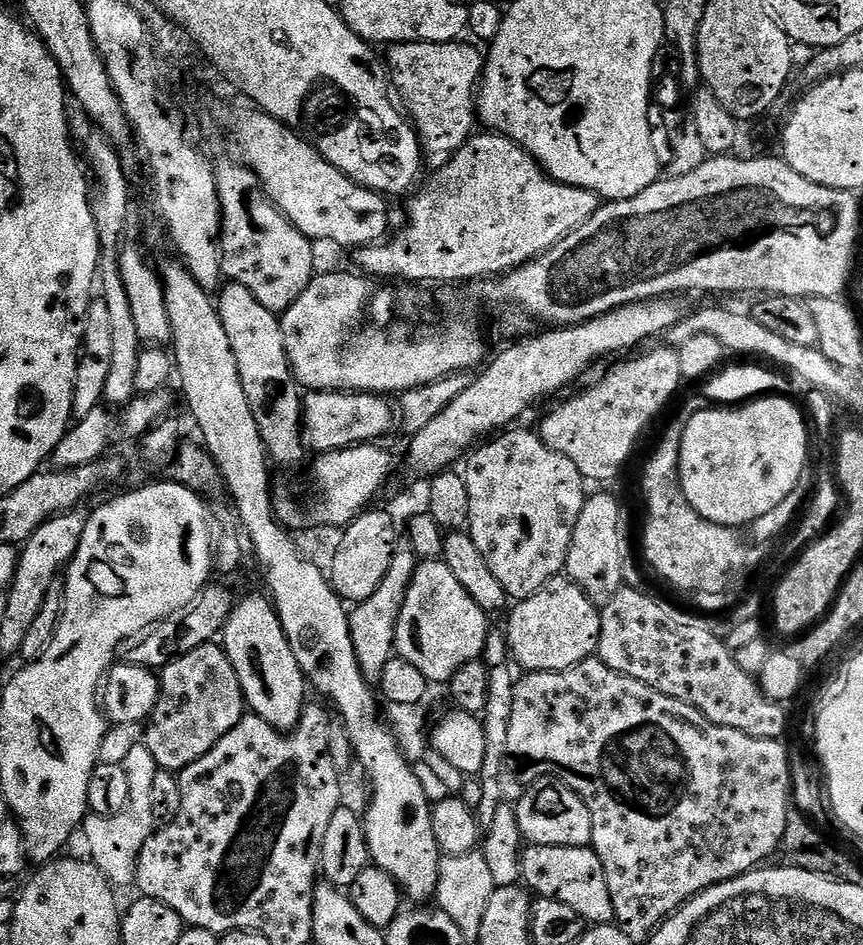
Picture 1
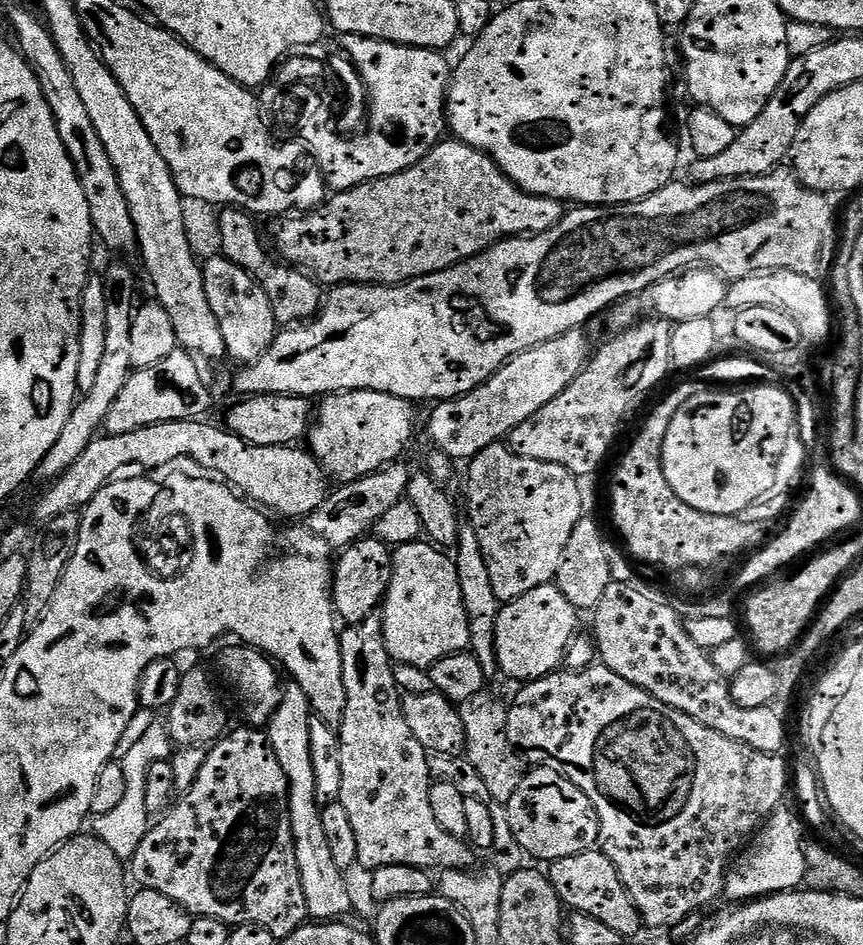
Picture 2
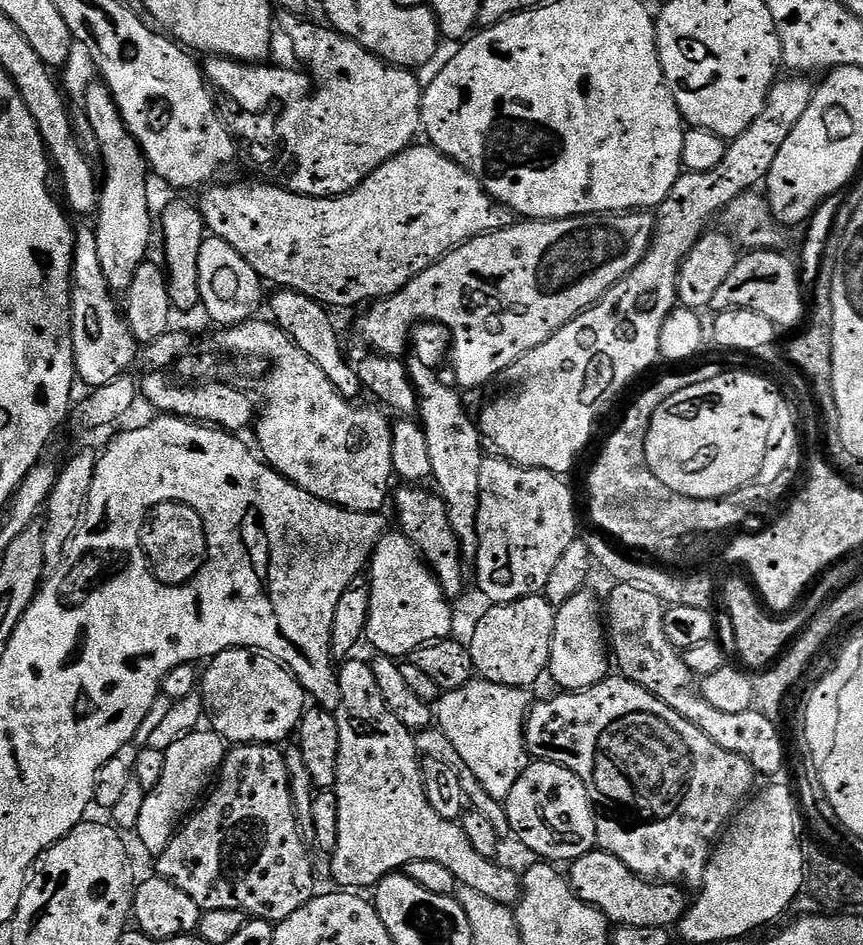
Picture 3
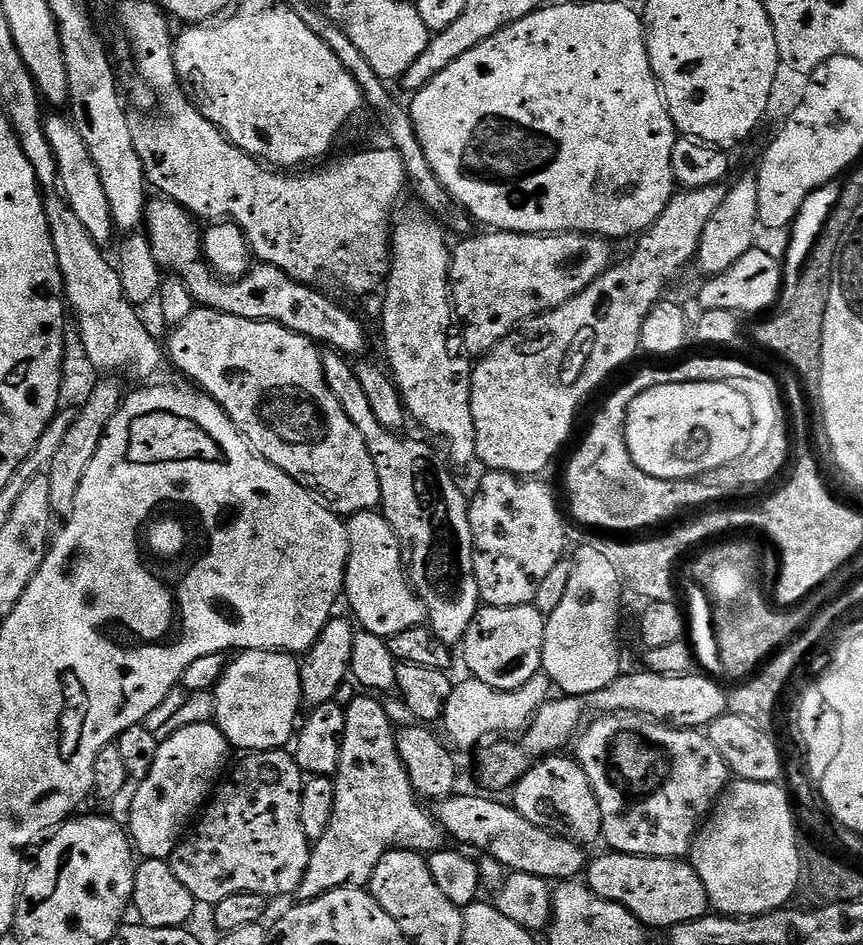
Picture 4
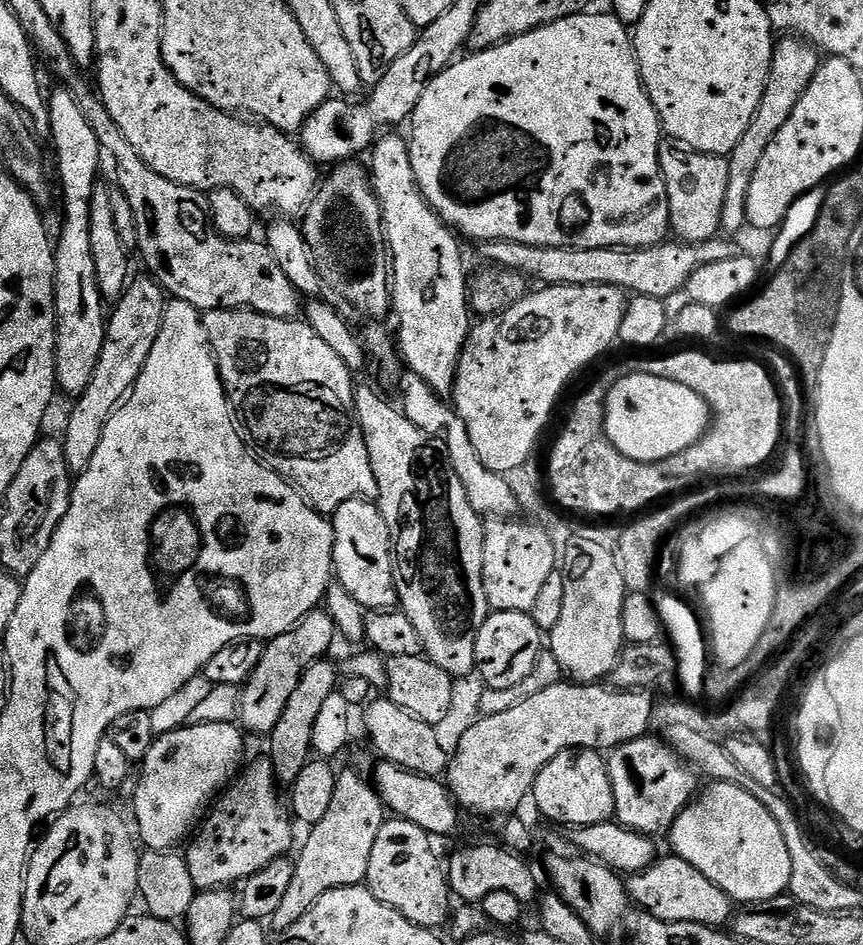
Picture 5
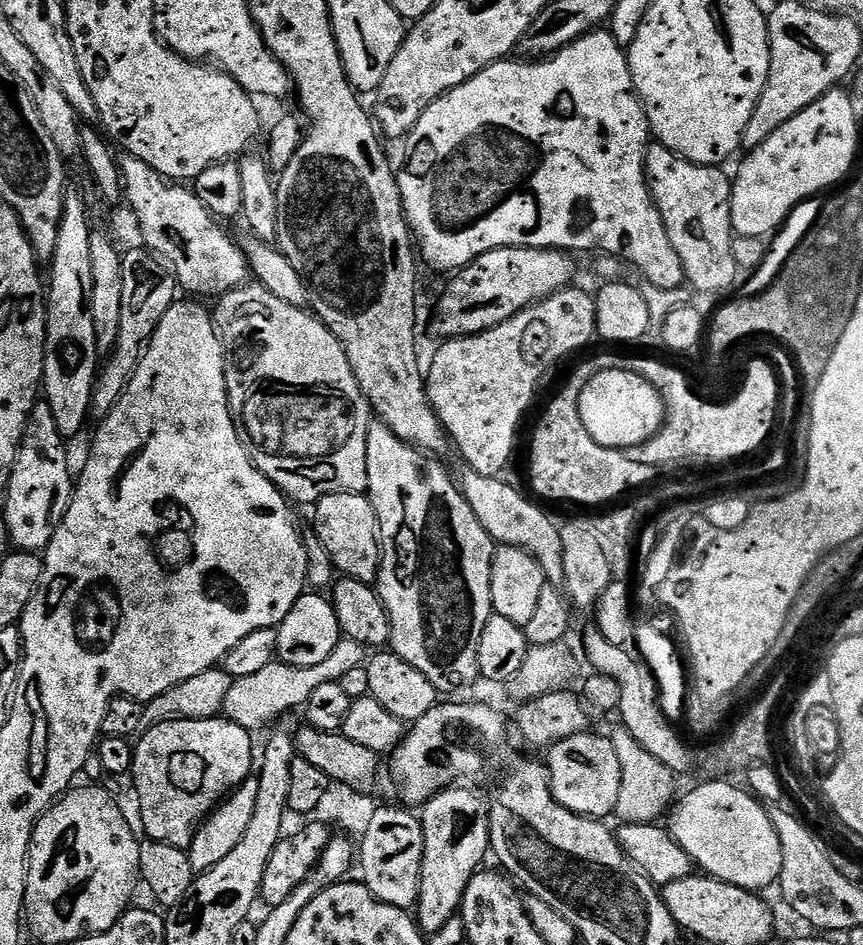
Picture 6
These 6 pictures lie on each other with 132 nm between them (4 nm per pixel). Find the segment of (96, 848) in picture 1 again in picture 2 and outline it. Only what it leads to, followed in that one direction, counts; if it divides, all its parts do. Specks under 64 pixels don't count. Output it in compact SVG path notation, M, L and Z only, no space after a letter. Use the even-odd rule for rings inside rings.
M157 722L135 743L126 758L119 761L126 774L126 794L122 797L122 802L118 802L118 806L110 810L110 814L102 814L91 821L91 831L97 840L110 846L110 850L114 850L114 854L122 862L131 861L134 850L138 850L138 842L146 838L150 827L150 813L146 810L146 770L150 770L154 762L171 760L173 755L174 745L168 733L167 723Z

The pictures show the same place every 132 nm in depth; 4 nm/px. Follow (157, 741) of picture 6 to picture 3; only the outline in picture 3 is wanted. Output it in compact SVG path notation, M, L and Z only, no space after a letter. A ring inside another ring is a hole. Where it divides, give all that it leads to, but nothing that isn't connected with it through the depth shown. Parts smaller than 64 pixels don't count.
M197 730L186 734L164 749L166 767L162 770L162 779L158 781L158 786L154 786L154 790L145 795L134 829L134 835L140 839L140 844L146 851L159 854L166 850L166 846L170 846L180 825L201 803L202 797L217 779L220 767L224 765L225 755L226 741L211 730Z

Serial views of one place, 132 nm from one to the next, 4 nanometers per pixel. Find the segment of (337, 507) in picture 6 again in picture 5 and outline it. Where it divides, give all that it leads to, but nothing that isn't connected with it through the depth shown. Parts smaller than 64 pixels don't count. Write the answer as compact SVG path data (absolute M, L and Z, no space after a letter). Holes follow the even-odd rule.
M371 500L342 502L338 510L331 513L334 530L334 558L332 566L335 579L369 613L392 610L397 607L396 583L392 566L394 553L392 536L388 533L386 518L382 518L379 507Z

